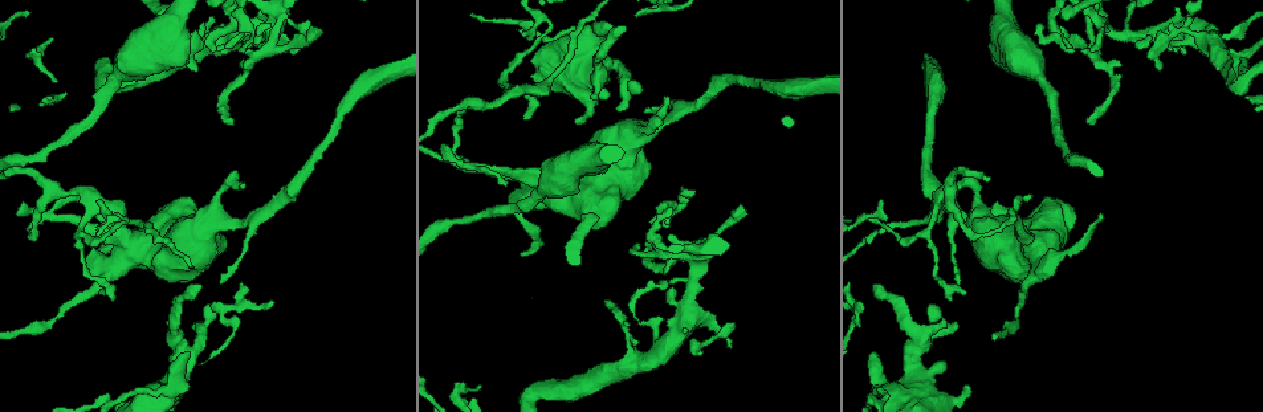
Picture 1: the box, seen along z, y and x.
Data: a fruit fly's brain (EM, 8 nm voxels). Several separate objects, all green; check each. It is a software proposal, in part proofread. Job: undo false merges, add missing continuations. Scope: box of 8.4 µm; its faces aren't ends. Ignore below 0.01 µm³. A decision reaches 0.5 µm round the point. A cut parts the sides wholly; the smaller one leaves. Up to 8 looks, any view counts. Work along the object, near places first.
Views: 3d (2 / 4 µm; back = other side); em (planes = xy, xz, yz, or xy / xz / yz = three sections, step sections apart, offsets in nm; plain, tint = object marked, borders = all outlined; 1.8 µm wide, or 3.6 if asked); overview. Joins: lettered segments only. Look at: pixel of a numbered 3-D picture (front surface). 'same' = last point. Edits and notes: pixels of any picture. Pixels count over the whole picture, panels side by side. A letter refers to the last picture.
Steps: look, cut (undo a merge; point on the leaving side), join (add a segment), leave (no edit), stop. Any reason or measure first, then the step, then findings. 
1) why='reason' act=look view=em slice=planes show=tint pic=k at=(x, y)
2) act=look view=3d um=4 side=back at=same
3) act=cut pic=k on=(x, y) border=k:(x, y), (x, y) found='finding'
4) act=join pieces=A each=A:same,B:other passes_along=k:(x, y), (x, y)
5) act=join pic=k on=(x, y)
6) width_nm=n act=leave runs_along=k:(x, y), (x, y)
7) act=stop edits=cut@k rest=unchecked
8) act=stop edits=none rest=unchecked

act=look view=3d um=2 pic=1 at=(967, 388)

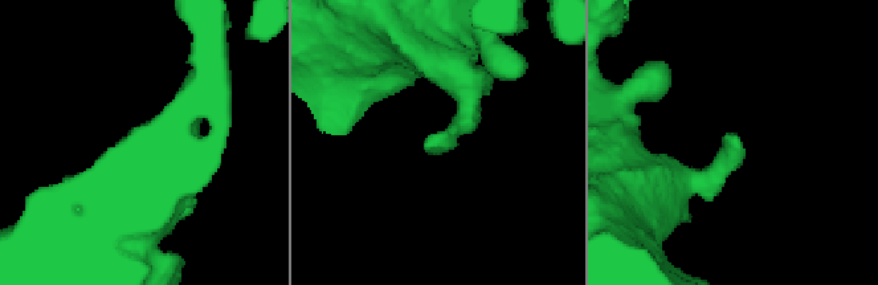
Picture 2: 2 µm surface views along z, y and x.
why='shape alone is not enough' act=look view=em um=3.6 slice=planes show=borders pic=2 at=(428, 145)

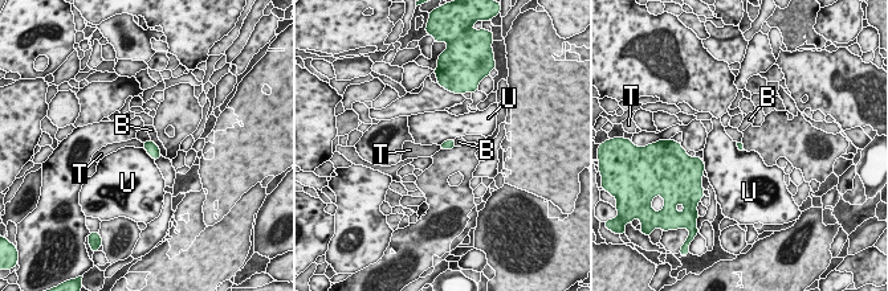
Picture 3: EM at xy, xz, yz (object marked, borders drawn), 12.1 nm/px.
act=leave each=B:other,T:other,U:other found='none of them fits'

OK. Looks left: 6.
why='arms part here' act=look view=em slice=planes show=borders pic=1 at=(93, 204)

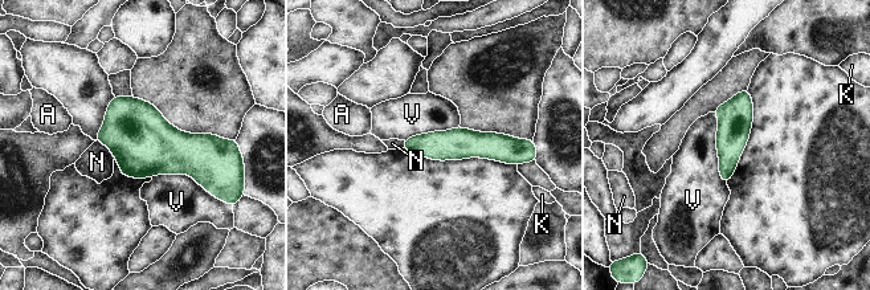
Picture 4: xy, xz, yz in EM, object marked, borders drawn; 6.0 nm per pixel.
width_nm=200 act=leave each=A:other,K:other,N:other,V:other border=4:(713, 113), (718, 176), (726, 184) found='continuous, no second neuron'

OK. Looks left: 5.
why='thick turns thin' act=look view=3d um=4 pic=1 at=(467, 165)

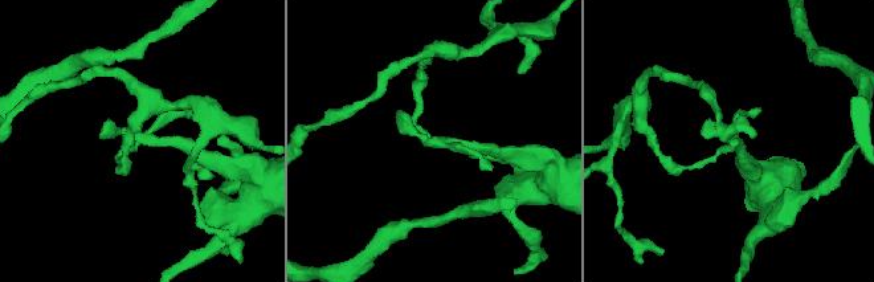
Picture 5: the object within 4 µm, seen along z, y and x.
act=look view=em slice=planes show=tint pic=5 at=(436, 140)

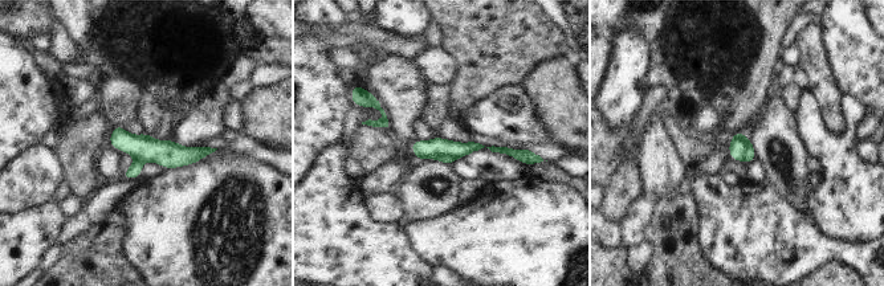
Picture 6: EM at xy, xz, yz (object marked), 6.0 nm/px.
why='see the neighbours' act=look view=em slice=planes show=borders at=same

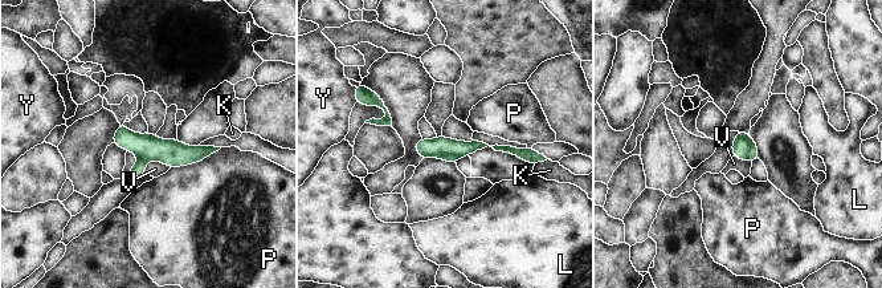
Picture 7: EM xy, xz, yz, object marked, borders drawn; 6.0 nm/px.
act=cut pic=7 on=(450, 158) each=K:other,L:other,P:other,V:other,Y:other border=7:(437, 155), (456, 154), (458, 157) found='a second neuron is stuck on'

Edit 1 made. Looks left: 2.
act=stop edits=cut@7 rest=unchecked

